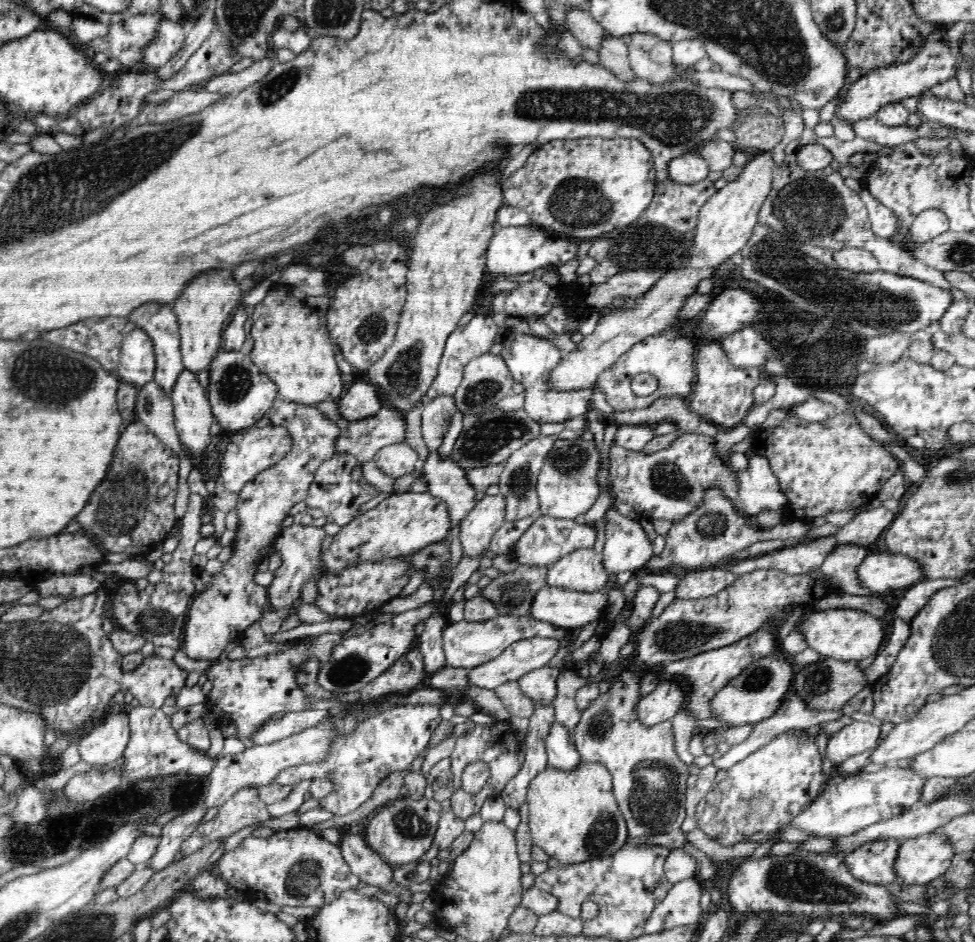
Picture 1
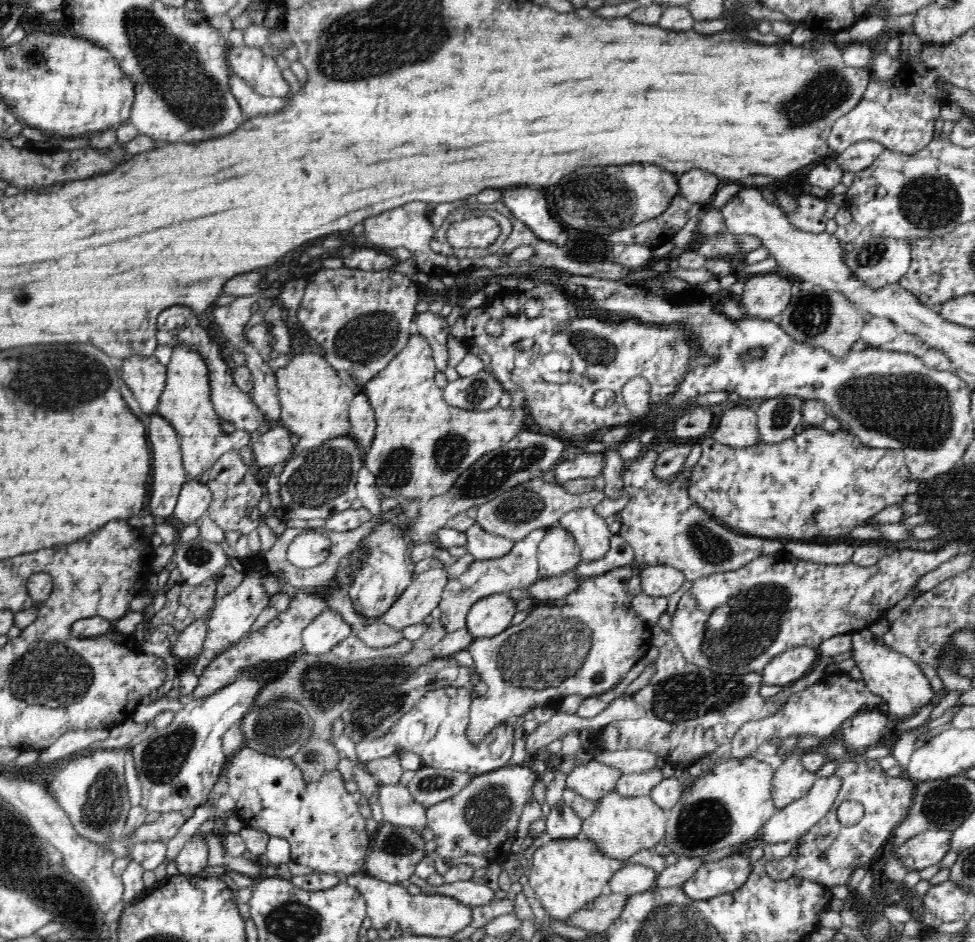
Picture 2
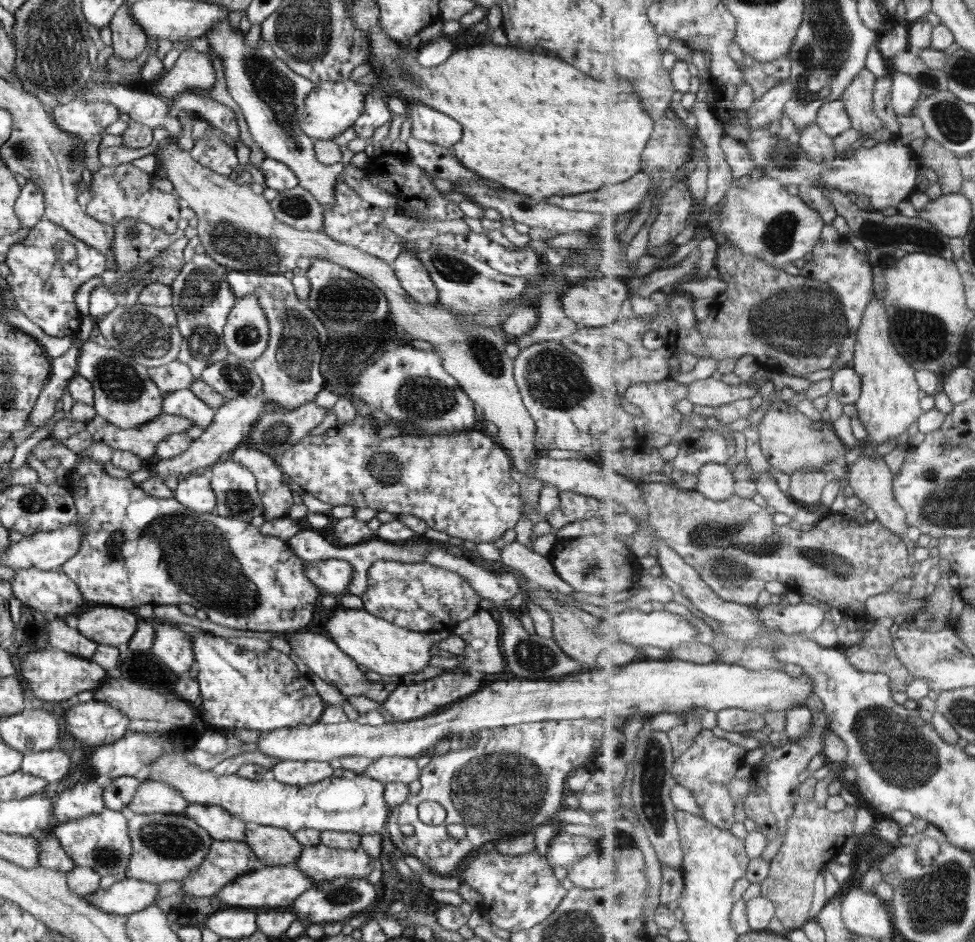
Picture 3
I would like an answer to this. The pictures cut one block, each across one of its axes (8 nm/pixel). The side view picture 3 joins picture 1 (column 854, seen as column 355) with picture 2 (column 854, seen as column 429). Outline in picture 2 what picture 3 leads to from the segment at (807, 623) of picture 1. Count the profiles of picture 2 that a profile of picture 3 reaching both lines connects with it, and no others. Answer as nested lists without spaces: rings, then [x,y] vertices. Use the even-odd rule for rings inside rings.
[[[869,628],[851,633],[851,638],[851,658],[854,659],[859,677],[870,692],[886,700],[891,716],[895,714],[900,719],[909,718],[917,714],[925,704],[938,703],[940,696],[935,694],[927,676],[916,661],[885,646],[880,639],[875,640],[875,635]]]

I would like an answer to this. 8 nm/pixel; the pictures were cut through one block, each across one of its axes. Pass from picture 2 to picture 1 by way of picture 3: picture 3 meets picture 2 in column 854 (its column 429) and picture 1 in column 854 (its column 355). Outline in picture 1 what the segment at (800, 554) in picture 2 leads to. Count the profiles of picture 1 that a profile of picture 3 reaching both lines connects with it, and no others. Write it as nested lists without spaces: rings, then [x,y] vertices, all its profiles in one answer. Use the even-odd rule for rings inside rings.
[[[838,545],[830,552],[831,554],[824,560],[820,571],[830,583],[832,591],[858,595],[865,597],[868,595],[878,596],[868,590],[858,581],[856,568],[862,564],[868,552],[862,545]]]

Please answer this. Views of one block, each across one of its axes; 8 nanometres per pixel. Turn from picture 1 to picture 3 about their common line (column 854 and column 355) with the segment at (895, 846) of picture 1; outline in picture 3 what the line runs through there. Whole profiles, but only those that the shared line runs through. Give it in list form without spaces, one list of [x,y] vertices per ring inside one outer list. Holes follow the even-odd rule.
[[[321,842],[316,846],[303,847],[294,864],[311,876],[313,882],[320,883],[338,877],[366,878],[378,866],[378,860],[369,856],[362,847],[332,848]]]

